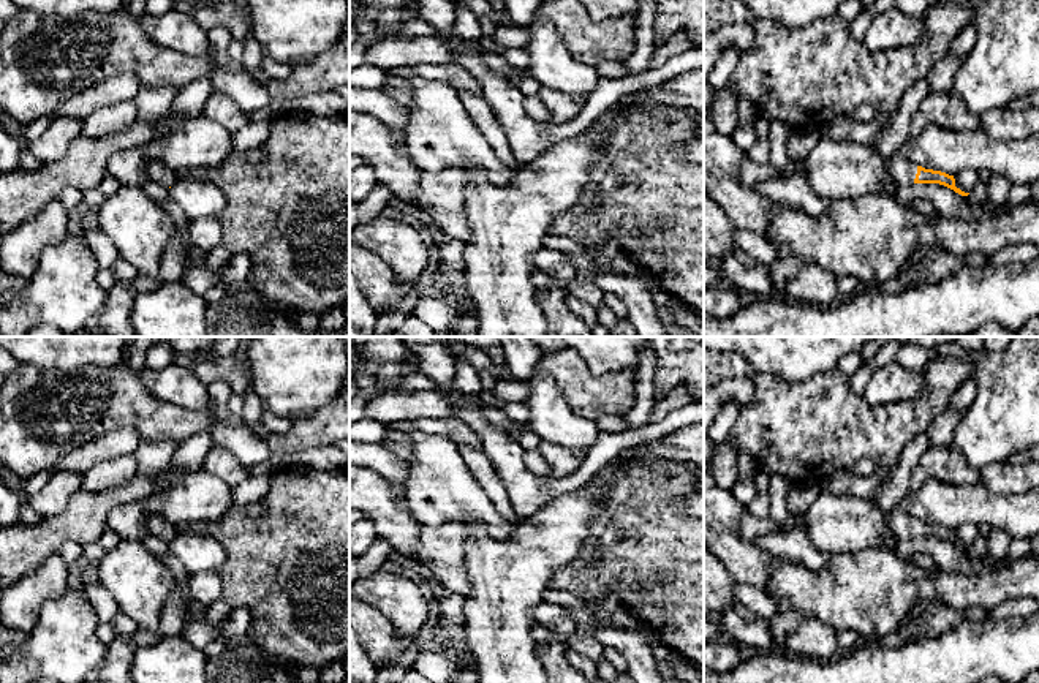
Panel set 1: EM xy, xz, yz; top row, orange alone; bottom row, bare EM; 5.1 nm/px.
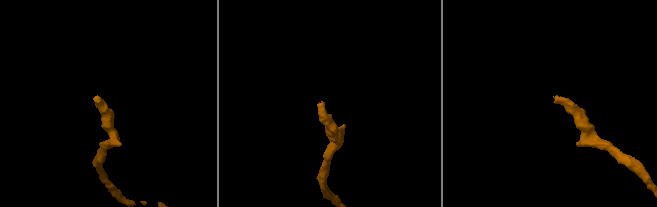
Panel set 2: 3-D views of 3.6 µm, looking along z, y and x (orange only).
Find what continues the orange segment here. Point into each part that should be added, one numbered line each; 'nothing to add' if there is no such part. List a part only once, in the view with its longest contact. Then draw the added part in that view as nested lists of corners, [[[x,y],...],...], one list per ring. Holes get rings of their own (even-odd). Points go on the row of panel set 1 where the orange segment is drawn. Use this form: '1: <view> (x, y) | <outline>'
1: yz (903, 173) | [[[892,155],[890,158],[887,158],[886,166],[895,183],[898,185],[914,183],[917,166],[909,163],[903,157]]]

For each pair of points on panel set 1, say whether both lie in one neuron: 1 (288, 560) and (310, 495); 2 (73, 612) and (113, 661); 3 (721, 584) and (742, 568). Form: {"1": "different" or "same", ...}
{"1": "same", "2": "different", "3": "different"}

